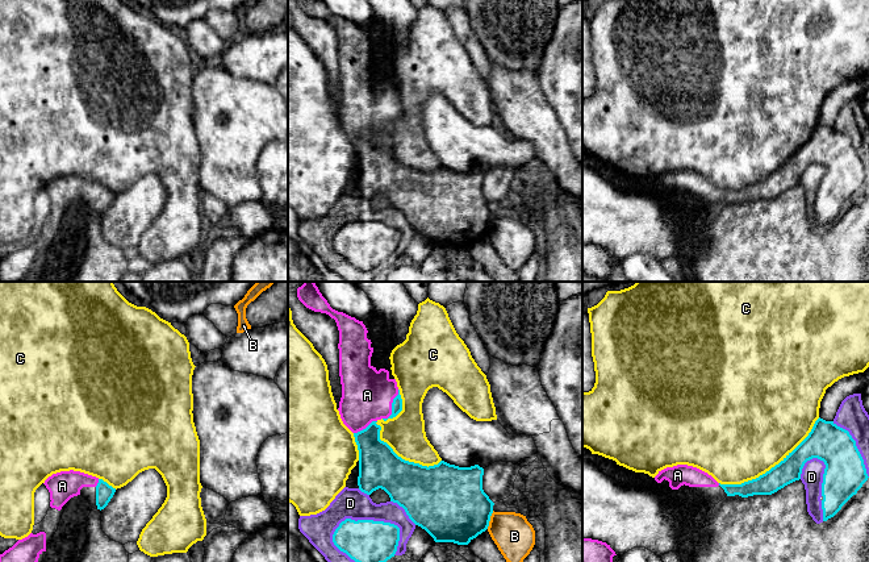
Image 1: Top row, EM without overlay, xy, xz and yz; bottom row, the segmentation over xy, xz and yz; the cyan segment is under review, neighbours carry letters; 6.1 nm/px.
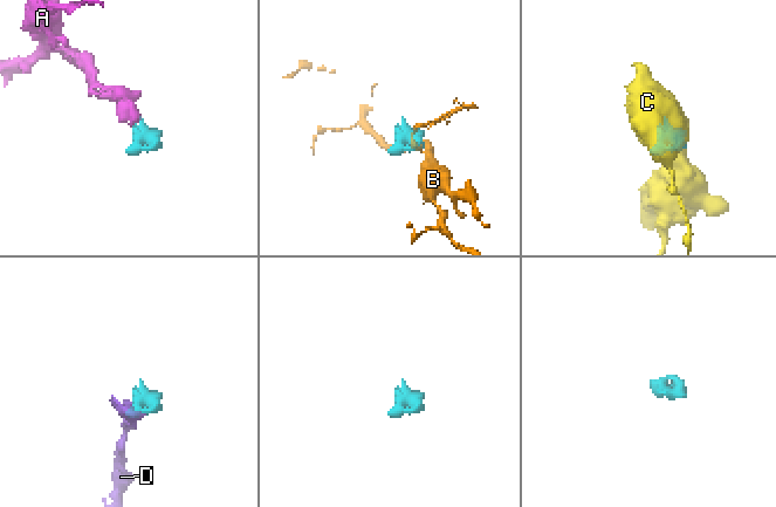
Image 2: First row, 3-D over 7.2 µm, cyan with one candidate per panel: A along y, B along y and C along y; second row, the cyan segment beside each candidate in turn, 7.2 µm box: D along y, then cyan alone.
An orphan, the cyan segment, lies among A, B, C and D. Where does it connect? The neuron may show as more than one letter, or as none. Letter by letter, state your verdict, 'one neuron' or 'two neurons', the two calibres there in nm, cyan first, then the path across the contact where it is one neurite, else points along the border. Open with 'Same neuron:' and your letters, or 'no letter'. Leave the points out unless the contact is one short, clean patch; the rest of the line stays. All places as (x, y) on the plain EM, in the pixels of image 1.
Same neuron: A
A: one neuron; 60 nm thick on the cyan side, 320 nm on the other; runs through xz (397, 107), (392, 111), (377, 102), (367, 100)
B: two neurons; 440 nm thick on the cyan side, 240 nm on the other; border along xz (493, 216), (487, 233)
C: two neurons; 150 nm thick on the cyan side, 500 nm on the other
D: two neurons; 280 nm thick on the cyan side, 190 nm on the other

